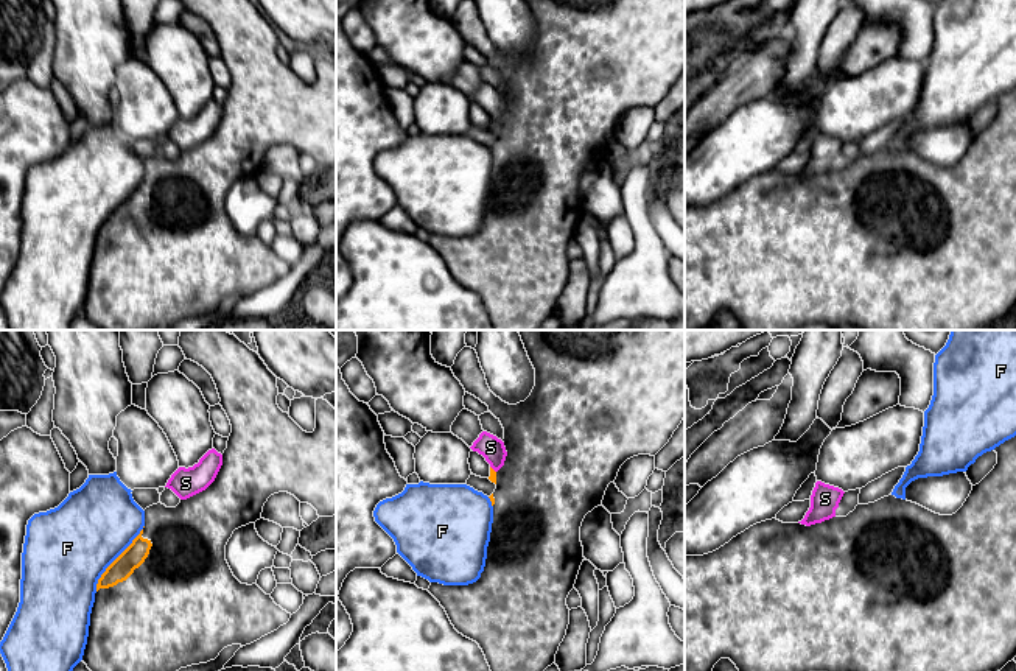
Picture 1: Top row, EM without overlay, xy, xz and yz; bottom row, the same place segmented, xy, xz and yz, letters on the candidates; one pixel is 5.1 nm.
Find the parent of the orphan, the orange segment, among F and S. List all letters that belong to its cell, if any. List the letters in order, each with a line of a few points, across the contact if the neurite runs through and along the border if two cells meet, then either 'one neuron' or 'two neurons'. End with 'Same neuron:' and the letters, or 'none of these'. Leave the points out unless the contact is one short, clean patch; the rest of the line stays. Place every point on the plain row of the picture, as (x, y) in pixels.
F: two neurons
S: line xz (490, 117), (495, 123); two neurons
Same neuron: none of these

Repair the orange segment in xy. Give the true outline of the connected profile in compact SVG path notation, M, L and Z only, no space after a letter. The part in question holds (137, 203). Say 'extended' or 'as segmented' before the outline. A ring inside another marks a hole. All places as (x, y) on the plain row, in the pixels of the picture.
extended; M182 0L187 11L202 17L213 30L219 56L232 84L215 132L202 143L180 151L176 159L162 154L145 160L145 179L106 220L96 235L95 254L82 313L100 330L170 330L180 319L215 311L232 296L250 296L286 276L291 265L274 254L257 235L241 235L226 212L233 182L261 170L268 149L279 143L311 156L319 168L336 167L336 61L316 51L316 79L303 83L277 56L277 28L250 0Z

